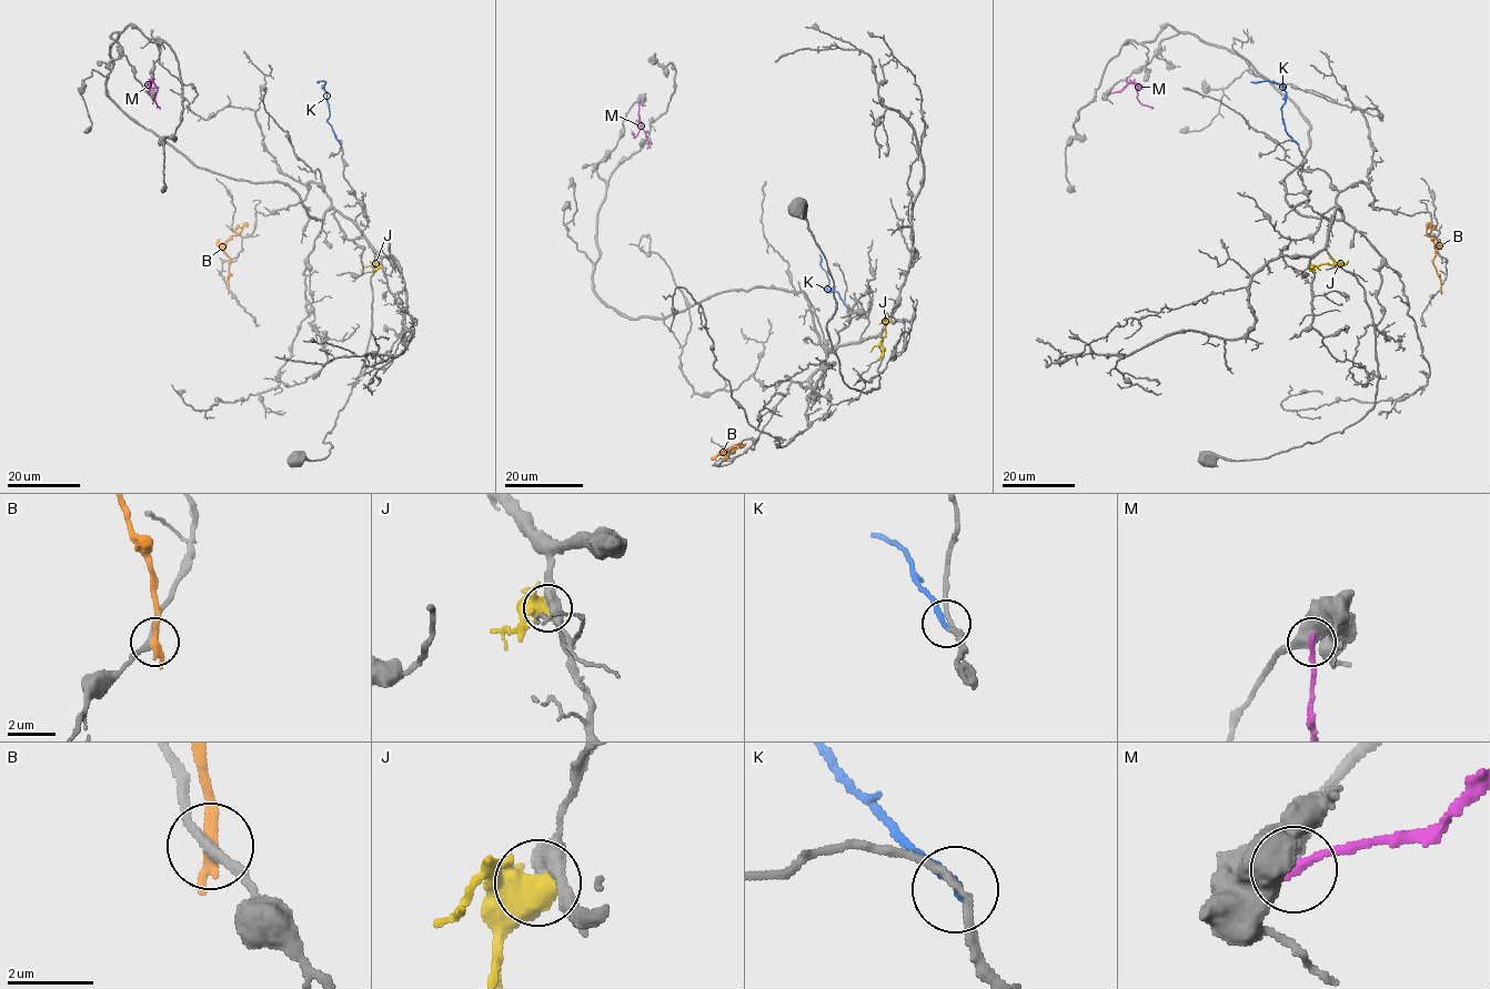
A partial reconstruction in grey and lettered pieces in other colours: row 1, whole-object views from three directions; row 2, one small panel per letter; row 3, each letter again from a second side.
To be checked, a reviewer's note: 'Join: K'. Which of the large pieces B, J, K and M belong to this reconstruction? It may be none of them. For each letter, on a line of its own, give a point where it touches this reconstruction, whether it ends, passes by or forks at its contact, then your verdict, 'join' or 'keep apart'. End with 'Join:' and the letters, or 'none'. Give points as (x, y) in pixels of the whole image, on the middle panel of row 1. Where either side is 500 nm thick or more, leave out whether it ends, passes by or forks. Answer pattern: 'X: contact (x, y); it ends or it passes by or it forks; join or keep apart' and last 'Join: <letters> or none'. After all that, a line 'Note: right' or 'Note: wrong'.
B: contact (724, 458); it ends; keep apart
J: contact (888, 320); it forks; keep apart
K: contact (845, 304); it ends; join
M: contact (638, 101); keep apart
Join: K
Note: right

